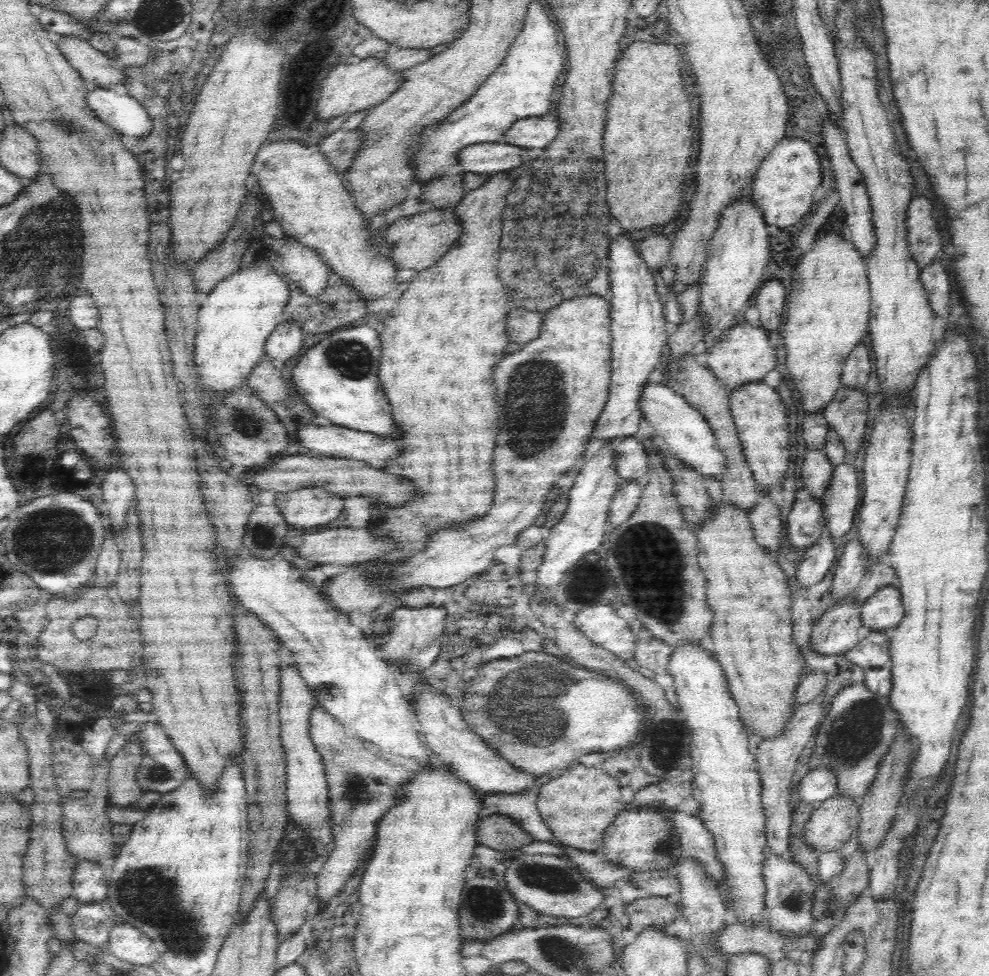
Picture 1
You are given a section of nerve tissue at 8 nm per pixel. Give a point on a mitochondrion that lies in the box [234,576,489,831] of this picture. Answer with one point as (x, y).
(353, 790)

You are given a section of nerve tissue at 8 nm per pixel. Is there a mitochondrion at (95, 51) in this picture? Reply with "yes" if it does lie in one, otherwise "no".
no

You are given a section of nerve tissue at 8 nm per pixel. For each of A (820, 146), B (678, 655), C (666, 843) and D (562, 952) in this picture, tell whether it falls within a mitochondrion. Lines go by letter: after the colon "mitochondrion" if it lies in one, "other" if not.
A: other
B: other
C: mitochondrion
D: mitochondrion

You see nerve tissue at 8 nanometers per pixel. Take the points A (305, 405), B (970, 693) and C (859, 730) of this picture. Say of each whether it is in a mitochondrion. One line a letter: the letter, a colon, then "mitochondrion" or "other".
A: other
B: other
C: mitochondrion

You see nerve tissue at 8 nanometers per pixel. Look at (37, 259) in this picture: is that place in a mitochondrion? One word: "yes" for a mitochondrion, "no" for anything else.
yes

